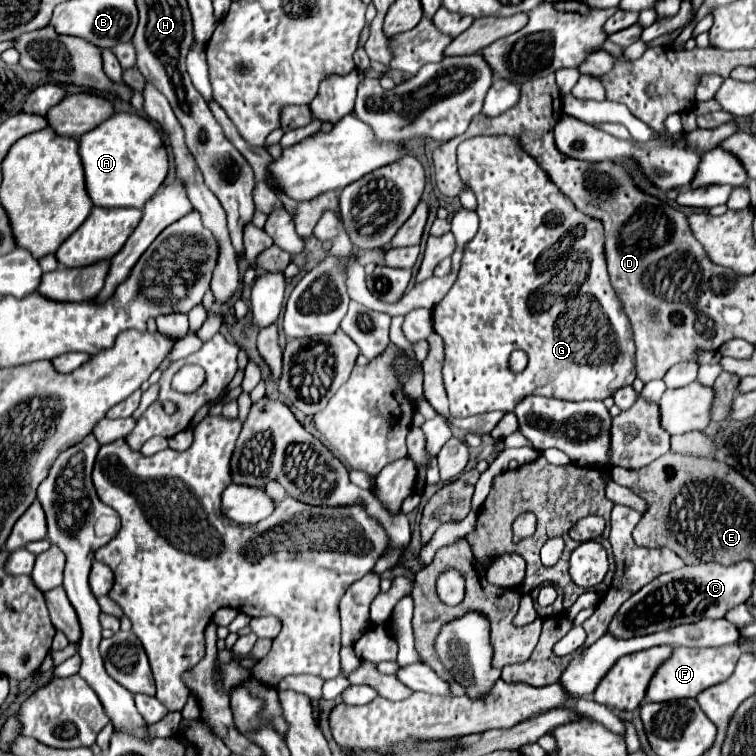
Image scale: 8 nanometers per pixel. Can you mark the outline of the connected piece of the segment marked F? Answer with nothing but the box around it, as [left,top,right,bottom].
[646,644,742,702]

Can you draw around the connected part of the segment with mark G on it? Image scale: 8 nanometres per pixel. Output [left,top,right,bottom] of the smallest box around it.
[432,136,636,416]

